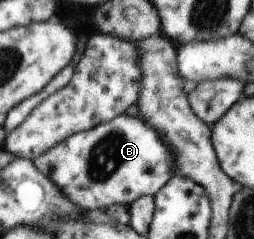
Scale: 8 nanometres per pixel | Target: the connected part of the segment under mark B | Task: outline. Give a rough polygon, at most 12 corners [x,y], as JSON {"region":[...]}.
{"region":[[125,113],[32,159],[83,211],[129,206],[175,176]]}

